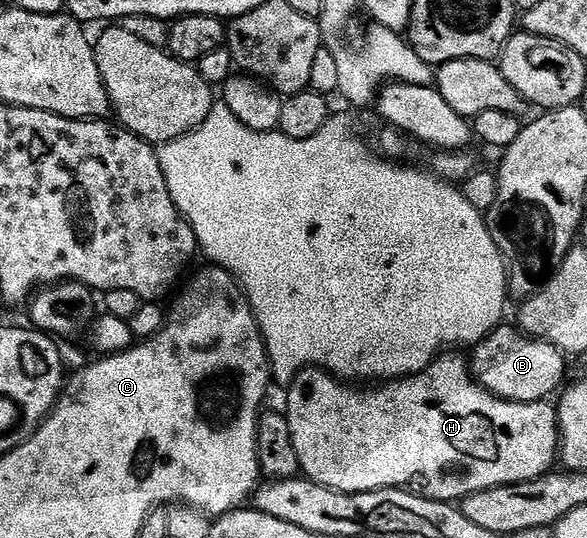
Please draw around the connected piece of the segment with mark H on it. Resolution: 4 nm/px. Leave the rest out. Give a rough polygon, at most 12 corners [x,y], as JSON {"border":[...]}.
{"border":[[445,352],[356,390],[301,370],[301,474],[436,502],[542,478],[552,401]]}

